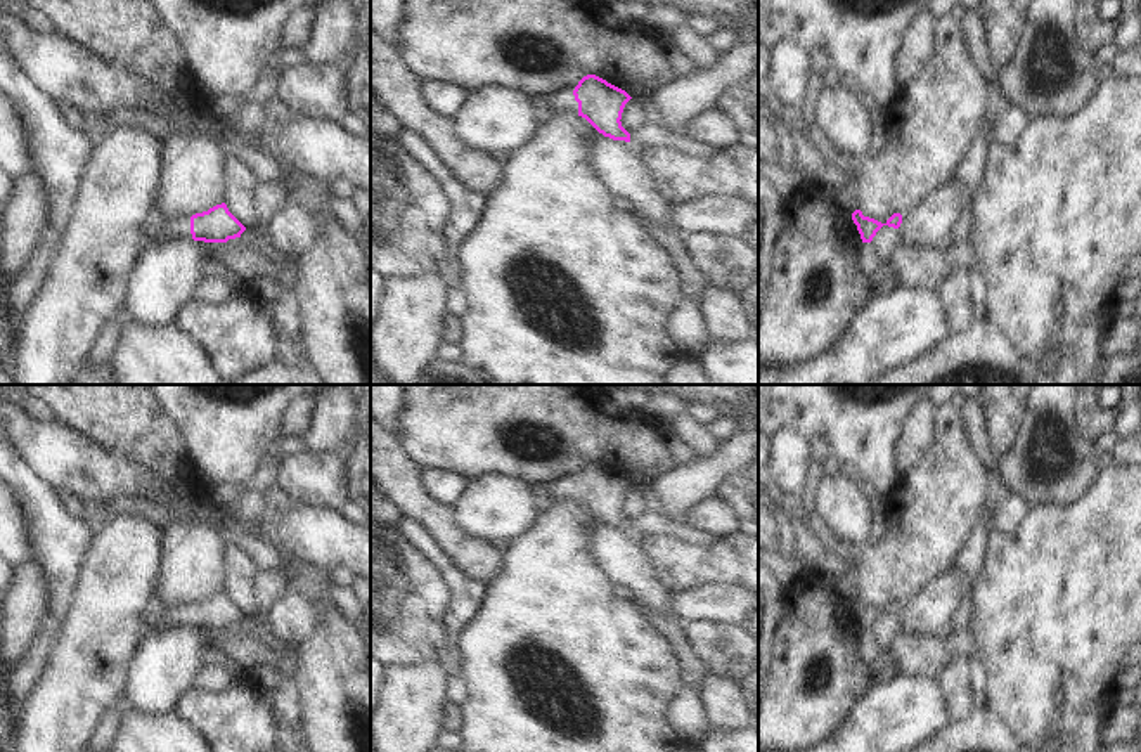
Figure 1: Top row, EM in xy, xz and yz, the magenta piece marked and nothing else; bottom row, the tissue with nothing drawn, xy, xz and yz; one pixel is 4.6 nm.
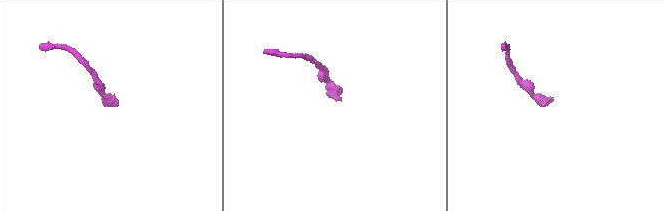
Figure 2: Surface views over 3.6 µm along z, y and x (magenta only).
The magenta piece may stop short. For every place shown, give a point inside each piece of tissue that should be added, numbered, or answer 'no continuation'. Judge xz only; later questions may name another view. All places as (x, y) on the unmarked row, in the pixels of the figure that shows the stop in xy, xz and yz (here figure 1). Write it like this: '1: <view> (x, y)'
1: xz (563, 489).

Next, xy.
1: xy (177, 615).

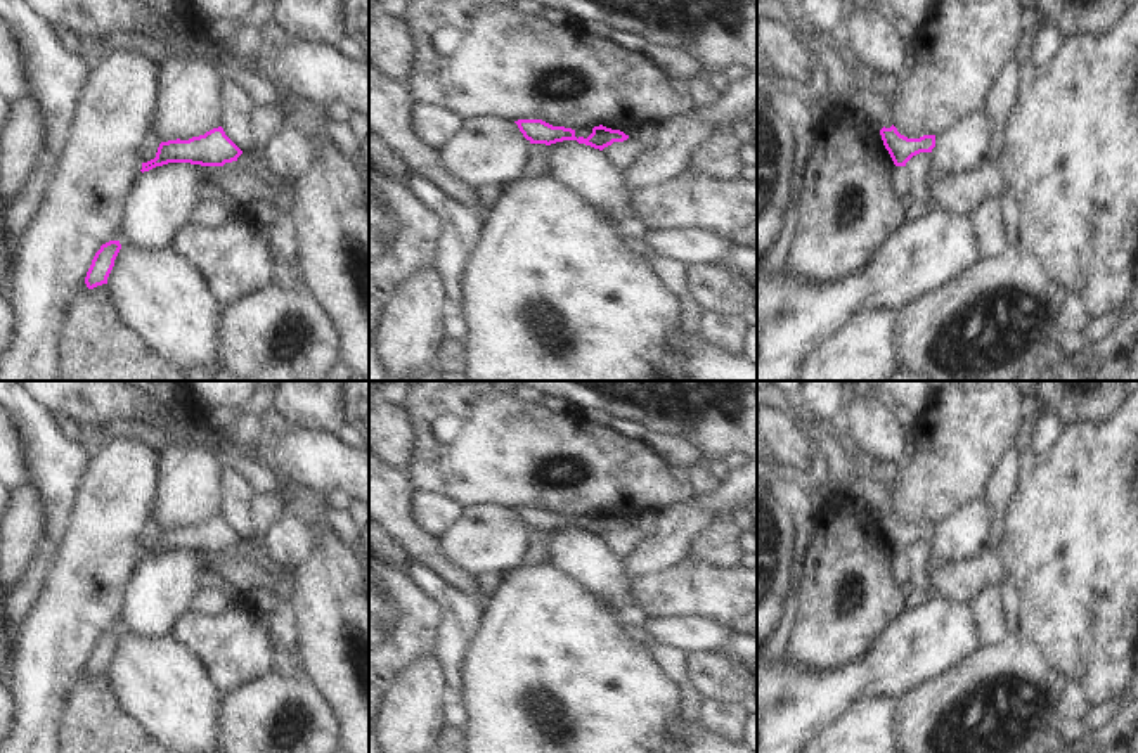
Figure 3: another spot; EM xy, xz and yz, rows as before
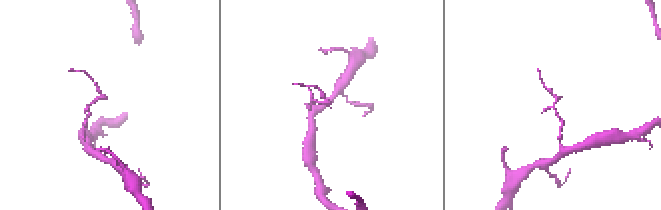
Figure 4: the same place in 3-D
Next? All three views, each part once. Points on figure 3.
1: yz (844, 473).

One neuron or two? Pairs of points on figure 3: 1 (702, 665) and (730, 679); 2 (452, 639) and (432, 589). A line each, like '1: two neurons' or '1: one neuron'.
1: one neuron
2: one neuron

